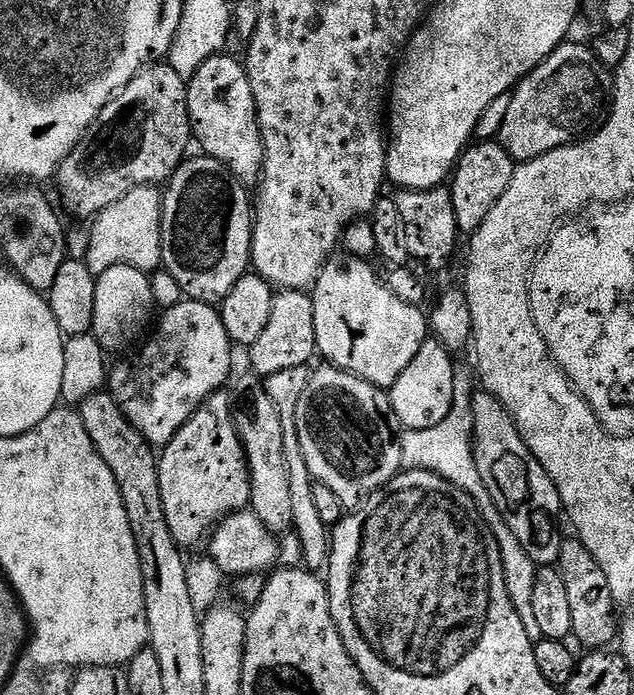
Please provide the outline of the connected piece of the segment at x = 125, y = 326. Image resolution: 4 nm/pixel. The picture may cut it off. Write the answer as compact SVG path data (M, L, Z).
M116 264L103 269L95 279L94 325L92 335L106 352L110 348L127 350L130 340L139 338L142 322L151 323L154 294L143 269Z

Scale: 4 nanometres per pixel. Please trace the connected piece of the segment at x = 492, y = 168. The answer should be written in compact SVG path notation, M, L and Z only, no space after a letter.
M499 143L480 144L477 148L472 146L465 151L454 169L454 179L450 184L453 214L461 233L471 234L480 229L492 207L506 194L516 169L512 157Z

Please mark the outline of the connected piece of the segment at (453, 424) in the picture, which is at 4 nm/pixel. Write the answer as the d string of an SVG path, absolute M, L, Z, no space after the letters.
M461 397L456 409L453 409L446 420L438 426L424 430L424 434L412 430L405 431L402 434L403 438L398 442L398 447L400 450L406 450L406 454L400 454L400 458L406 458L408 464L420 464L420 472L436 472L452 485L467 492L478 507L486 510L489 522L494 524L497 520L499 522L502 514L495 506L491 492L479 474L474 456L473 430L471 399Z

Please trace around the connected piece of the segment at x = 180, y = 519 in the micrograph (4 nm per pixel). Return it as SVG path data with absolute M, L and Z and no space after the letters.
M196 412L180 427L175 438L162 448L158 456L166 532L180 546L198 543L221 521L245 511L252 503L250 484L240 484L242 480L234 480L232 474L228 474L228 468L224 470L222 478L222 446L220 440L214 440L212 430L214 420L212 424L208 420L200 420Z

